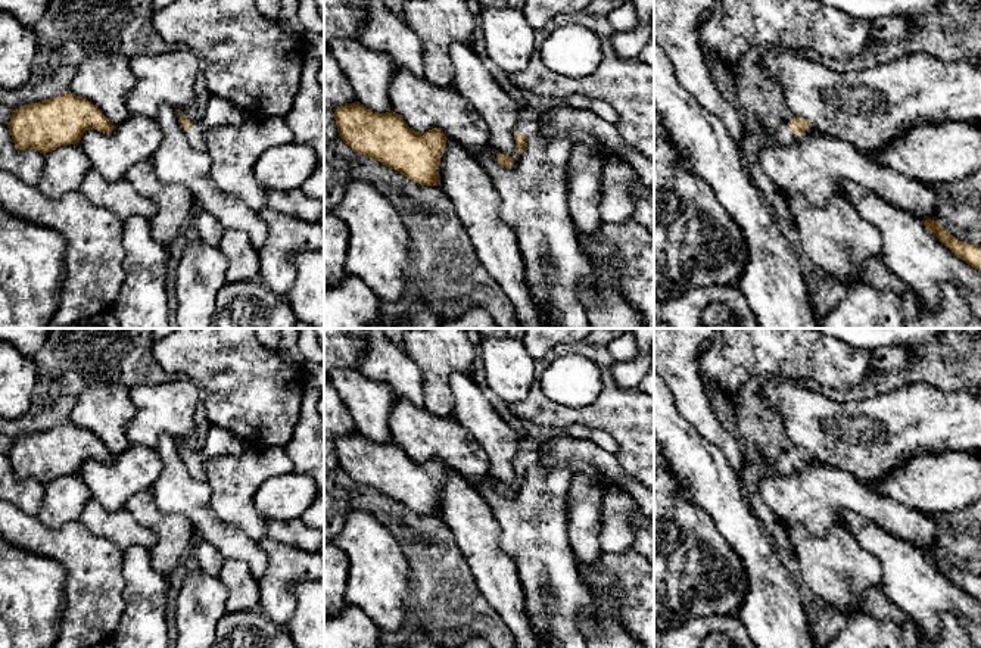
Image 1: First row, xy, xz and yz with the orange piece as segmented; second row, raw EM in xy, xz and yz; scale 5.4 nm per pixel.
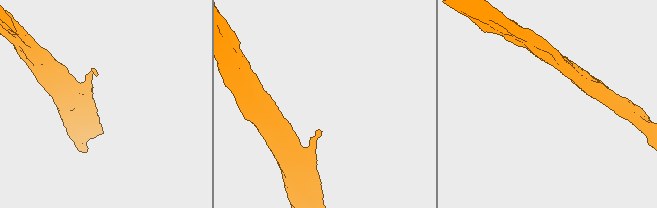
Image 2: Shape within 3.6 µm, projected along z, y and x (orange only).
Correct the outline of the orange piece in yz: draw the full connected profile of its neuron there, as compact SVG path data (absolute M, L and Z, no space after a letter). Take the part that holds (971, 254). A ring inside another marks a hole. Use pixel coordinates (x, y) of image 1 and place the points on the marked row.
M928 218L924 225L962 261L981 272L981 244L968 244L953 237L940 222Z

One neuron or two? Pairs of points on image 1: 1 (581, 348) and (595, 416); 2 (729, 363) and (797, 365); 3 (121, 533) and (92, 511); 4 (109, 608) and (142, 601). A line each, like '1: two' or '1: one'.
1: one
2: one
3: one
4: two

